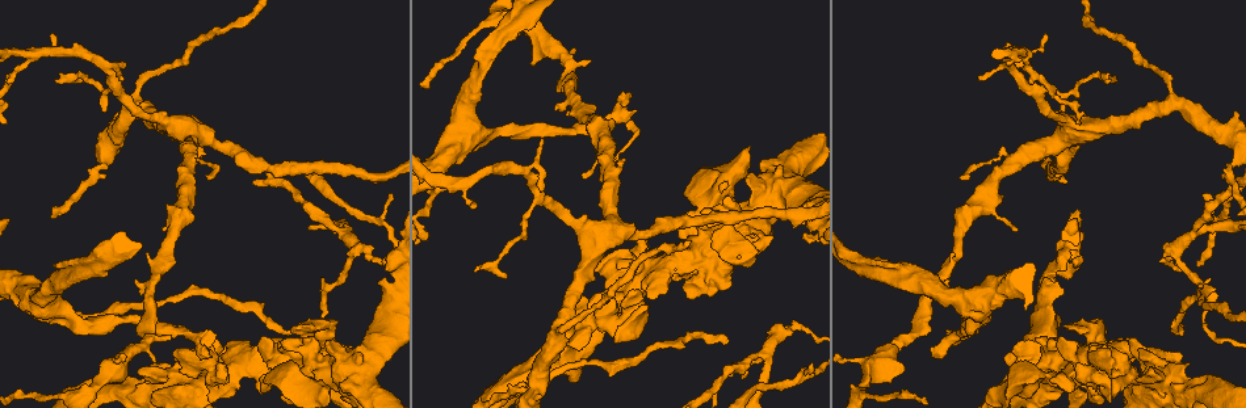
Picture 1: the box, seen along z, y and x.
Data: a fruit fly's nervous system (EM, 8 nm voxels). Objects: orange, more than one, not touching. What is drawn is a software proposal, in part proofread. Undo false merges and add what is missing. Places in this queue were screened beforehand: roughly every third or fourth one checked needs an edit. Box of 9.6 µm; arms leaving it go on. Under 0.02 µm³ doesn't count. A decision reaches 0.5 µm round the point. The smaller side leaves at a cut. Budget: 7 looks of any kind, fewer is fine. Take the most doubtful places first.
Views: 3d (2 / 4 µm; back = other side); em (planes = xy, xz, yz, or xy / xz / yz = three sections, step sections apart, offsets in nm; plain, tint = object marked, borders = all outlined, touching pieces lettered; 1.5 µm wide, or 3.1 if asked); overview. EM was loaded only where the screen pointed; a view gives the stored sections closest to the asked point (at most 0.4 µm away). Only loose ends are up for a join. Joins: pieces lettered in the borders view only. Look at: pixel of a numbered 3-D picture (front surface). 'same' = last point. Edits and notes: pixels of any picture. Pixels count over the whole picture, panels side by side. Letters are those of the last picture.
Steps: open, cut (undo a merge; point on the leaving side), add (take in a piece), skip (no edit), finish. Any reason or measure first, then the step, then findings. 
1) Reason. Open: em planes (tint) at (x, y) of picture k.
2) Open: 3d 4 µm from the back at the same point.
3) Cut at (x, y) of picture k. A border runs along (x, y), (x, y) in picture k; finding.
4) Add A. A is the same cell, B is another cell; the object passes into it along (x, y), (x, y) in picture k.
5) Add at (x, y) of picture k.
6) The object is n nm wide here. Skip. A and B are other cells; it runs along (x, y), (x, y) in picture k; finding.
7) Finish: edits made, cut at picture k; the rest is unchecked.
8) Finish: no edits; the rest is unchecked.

Long arm stops here. Open: 3d 4 µm at (206, 357) of picture 1.

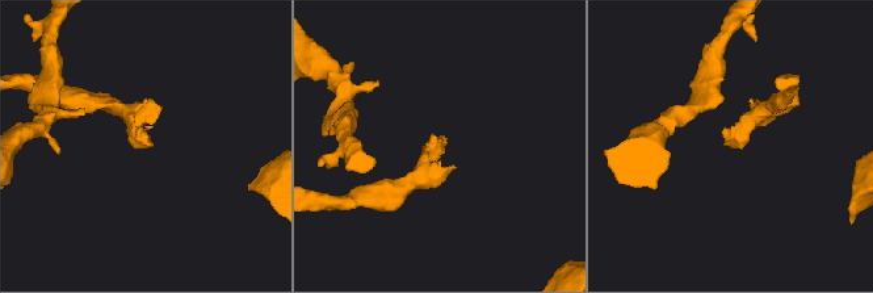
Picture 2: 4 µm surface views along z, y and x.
Open: em xy step 4 (plain) at (147, 145) of picture 2.

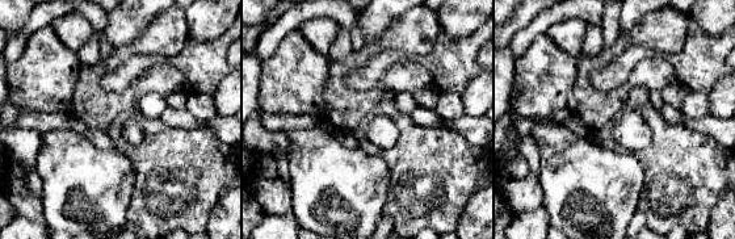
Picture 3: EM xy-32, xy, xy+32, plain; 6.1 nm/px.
Open: em xy step 4 (borders) at the same point.

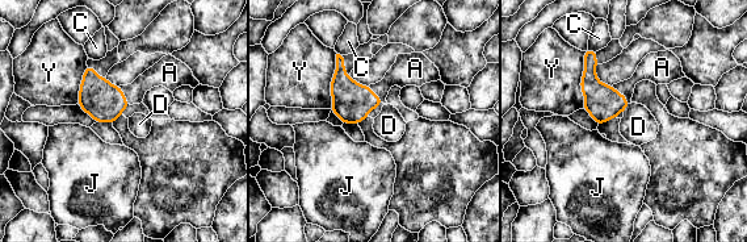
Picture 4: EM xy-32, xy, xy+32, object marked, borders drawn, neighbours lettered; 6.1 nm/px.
Add A. A is the same cell, C, D, J and Y are other cells; the object passes into it along (601, 101), (621, 94), (653, 67) in picture 4; it goes on there.

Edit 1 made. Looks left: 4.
Open: overview.

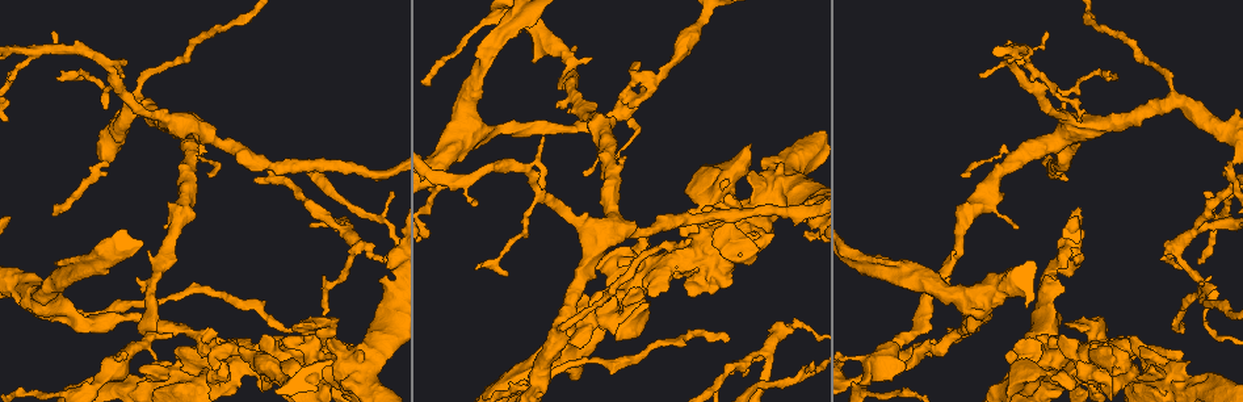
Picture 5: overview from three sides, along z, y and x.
Sharp bend. Open: em planes (tint) at (1211, 292) of picture 5.

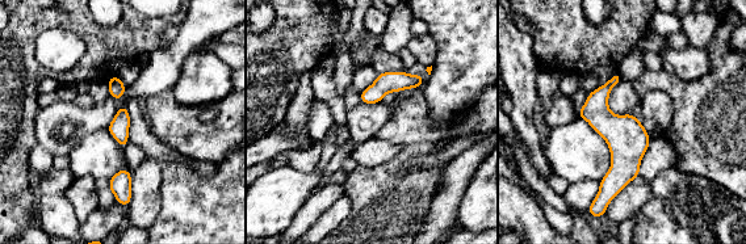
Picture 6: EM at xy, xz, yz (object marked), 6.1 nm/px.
What lies round it. Open: em planes (borders) at the same point.

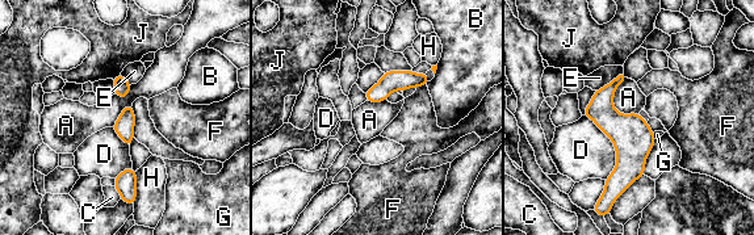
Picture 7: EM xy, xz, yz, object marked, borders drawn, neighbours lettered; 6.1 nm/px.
The object is 120 nm wide here. Skip. A, B, C, D, E, F, G, H and J are other cells; it runs along (623, 76), (607, 117), (625, 173), (602, 205) in picture 7; one cell here.

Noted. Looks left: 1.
Finish: edits made, add at picture 4; the rest is unchecked.

